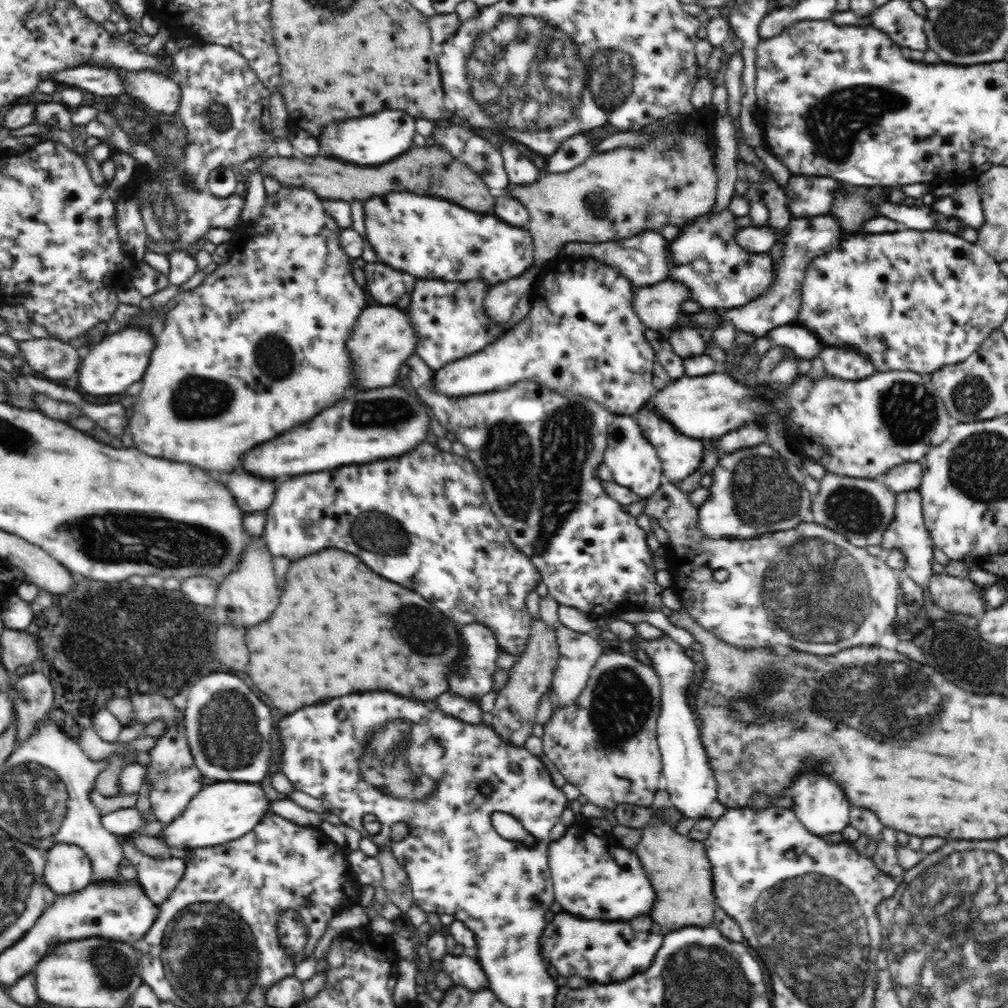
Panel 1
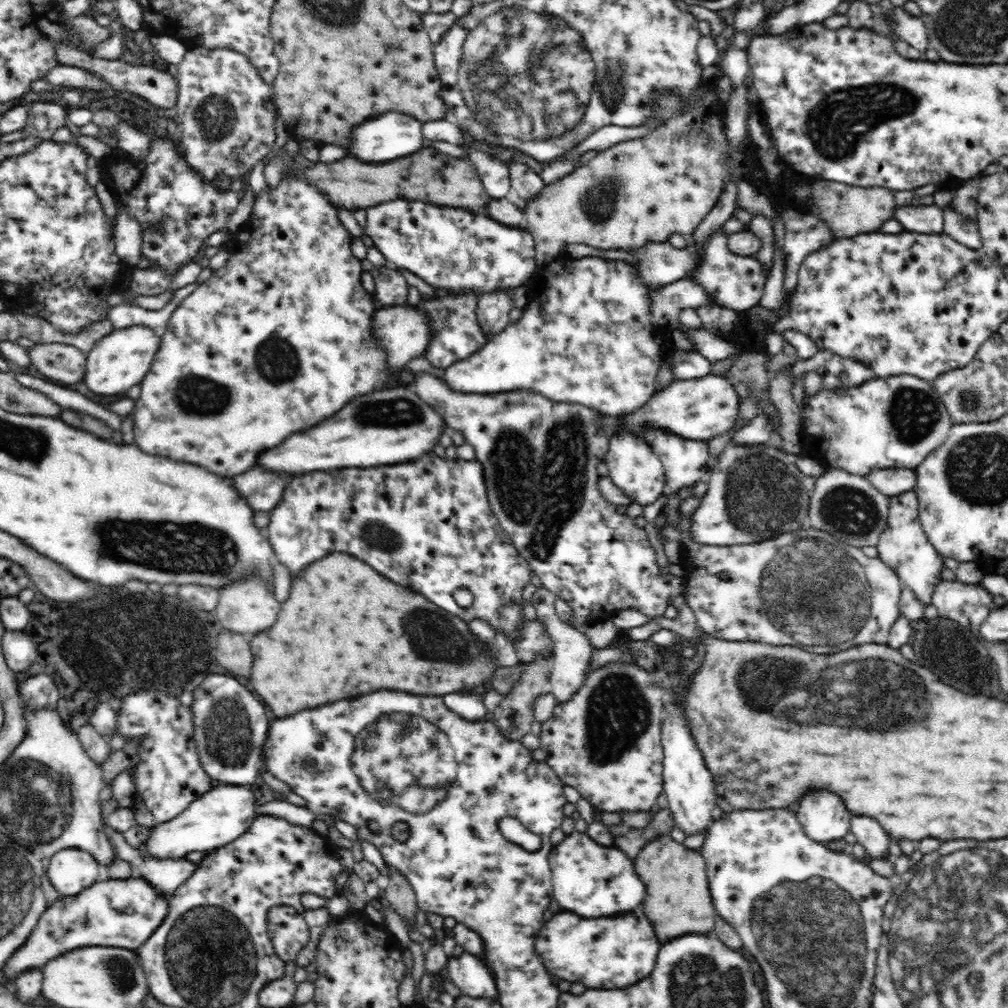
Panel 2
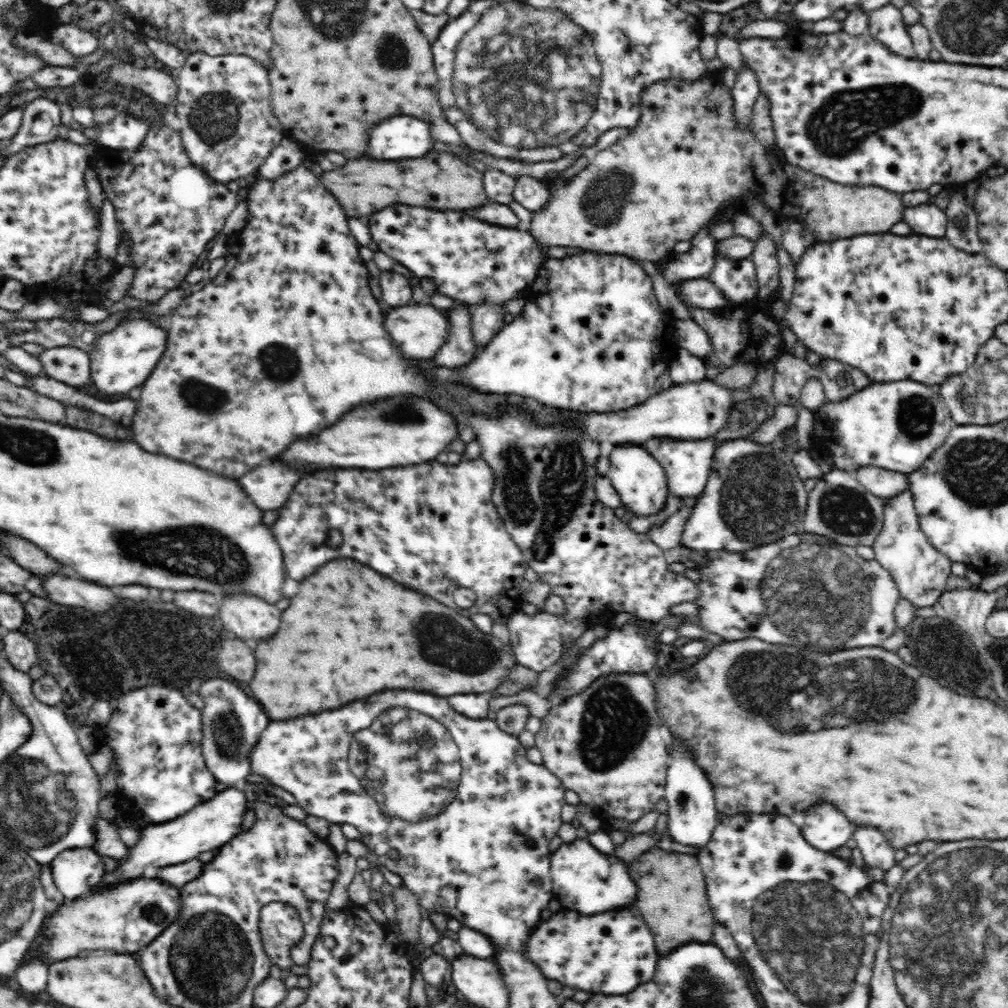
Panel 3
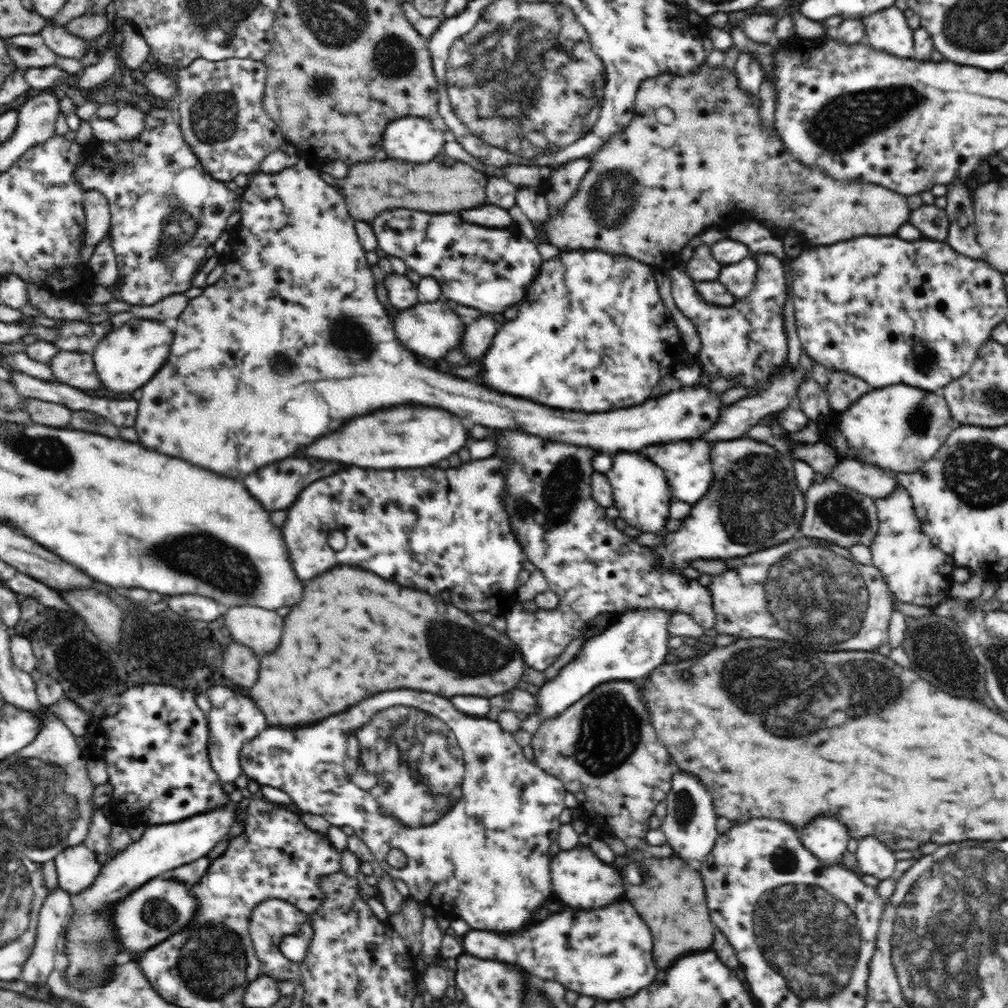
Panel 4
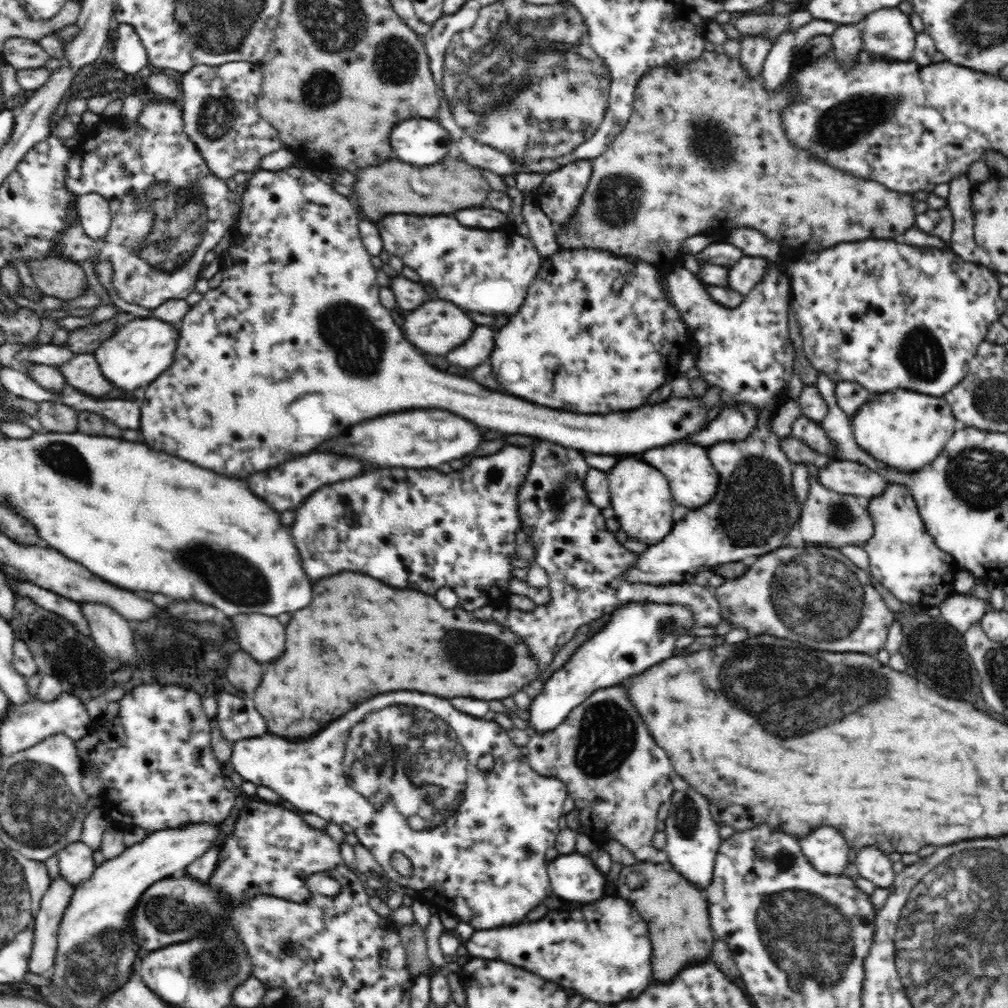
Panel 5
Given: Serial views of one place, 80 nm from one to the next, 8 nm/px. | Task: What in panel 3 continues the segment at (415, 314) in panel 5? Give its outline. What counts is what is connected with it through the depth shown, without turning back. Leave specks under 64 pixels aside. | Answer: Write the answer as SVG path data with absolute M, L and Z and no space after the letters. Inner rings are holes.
M413 302L410 305L390 310L385 316L384 327L404 359L410 359L414 362L427 359L431 362L432 356L440 350L440 346L444 344L444 340L448 336L448 322L449 318L445 312L430 304L422 305Z

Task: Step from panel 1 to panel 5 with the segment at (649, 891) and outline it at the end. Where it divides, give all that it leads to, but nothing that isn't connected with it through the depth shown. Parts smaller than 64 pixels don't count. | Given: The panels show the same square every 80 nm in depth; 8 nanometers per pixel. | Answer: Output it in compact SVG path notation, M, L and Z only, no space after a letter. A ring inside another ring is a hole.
M576 851L572 854L559 854L557 858L548 862L547 866L552 892L561 900L576 903L579 907L585 907L606 896L611 896L606 892L607 874L596 869L590 855L580 855Z

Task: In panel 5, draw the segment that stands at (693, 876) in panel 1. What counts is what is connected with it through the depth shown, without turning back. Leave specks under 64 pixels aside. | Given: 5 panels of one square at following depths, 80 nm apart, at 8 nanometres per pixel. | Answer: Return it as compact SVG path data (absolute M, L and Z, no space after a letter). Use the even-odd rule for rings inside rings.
M637 862L634 866L625 866L615 881L615 896L624 899L633 906L640 916L647 922L650 940L652 943L653 978L660 982L672 980L682 968L688 964L702 962L710 956L715 937L709 921L709 906L704 891L690 884L670 862L652 864L650 862Z

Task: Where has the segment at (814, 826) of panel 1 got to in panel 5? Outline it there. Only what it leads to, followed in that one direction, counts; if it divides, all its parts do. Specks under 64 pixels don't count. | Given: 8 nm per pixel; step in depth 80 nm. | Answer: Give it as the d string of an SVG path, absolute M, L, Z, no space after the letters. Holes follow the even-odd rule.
M818 828L799 839L804 857L816 871L838 876L846 870L849 846L834 828Z

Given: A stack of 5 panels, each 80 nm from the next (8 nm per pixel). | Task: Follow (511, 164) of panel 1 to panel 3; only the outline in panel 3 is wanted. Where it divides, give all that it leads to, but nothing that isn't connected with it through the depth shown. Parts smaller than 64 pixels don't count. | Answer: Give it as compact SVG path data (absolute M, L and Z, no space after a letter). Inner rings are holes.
M524 175L514 182L513 196L518 204L522 204L531 213L542 210L548 202L551 187L544 180Z

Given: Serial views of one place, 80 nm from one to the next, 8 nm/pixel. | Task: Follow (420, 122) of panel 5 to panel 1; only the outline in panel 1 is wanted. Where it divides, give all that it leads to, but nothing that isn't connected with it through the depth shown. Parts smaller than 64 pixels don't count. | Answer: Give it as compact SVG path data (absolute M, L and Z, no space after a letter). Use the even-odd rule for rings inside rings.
M388 109L368 116L326 124L316 139L325 156L330 155L334 159L357 165L372 166L385 163L412 149L415 146L414 134L415 117L406 111Z

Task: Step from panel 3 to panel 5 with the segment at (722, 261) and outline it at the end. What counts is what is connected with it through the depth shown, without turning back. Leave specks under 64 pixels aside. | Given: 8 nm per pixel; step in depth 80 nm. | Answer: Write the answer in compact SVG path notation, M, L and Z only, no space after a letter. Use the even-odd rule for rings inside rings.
M744 256L729 270L729 287L746 296L754 289L769 270L771 262L764 257Z

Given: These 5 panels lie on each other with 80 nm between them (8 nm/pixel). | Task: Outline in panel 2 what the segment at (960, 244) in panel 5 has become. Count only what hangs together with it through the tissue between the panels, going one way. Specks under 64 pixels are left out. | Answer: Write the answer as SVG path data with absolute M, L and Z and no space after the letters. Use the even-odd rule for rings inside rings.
M954 207L943 208L943 233L972 250L979 250L983 245L978 223L966 215L960 214Z

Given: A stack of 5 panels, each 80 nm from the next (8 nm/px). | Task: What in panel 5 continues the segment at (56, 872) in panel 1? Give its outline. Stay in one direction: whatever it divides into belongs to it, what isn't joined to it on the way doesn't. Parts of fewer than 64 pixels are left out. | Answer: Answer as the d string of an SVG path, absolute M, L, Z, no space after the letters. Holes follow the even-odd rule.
M80 840L68 843L66 848L57 852L60 875L72 887L76 888L82 883L86 883L95 872L97 866L92 856L94 851Z

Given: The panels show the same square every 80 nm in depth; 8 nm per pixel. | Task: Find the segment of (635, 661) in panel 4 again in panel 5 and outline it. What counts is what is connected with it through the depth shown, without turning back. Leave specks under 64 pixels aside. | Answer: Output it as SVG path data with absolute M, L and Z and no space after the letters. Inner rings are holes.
M636 601L622 604L621 607L613 611L606 625L595 635L592 635L589 640L582 643L566 663L557 671L554 671L543 684L540 694L533 699L530 708L528 708L528 712L530 712L530 718L527 720L530 723L528 724L528 732L546 733L555 730L561 723L564 723L568 714L576 706L580 706L592 692L596 692L600 688L614 686L618 682L624 682L628 676L642 674L650 666L654 666L654 664L670 658L677 650L676 640L680 636L688 636L688 630L694 628L694 626L696 626L694 613L692 613L692 609L688 609L684 605L640 603Z

